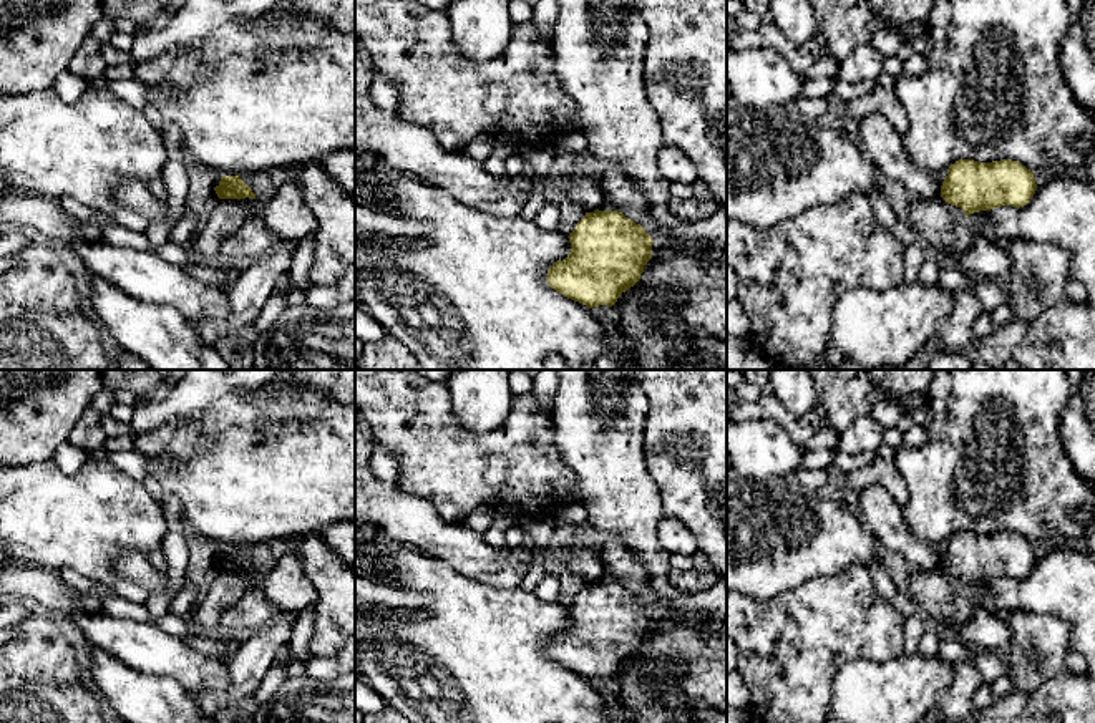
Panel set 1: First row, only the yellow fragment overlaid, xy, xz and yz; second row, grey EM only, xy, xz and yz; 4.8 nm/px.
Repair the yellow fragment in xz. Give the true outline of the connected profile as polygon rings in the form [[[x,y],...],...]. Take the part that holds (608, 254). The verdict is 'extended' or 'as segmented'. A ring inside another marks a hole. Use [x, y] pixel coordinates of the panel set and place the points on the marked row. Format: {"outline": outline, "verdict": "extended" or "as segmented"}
{"outline": [[[594,211],[569,234],[571,252],[554,262],[546,282],[587,308],[612,307],[652,259],[654,239],[620,211]]], "verdict": "as segmented"}

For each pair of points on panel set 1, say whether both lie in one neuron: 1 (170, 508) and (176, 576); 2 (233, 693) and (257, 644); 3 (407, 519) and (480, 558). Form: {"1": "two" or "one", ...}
{"1": "one", "2": "one", "3": "one"}

